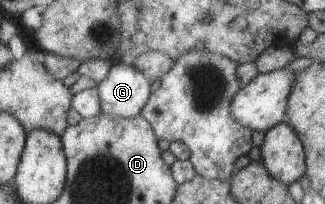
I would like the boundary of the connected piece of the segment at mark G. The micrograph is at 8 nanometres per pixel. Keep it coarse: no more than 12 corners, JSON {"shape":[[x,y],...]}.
{"shape":[[114,60],[97,84],[101,112],[134,118],[151,81],[134,64]]}

